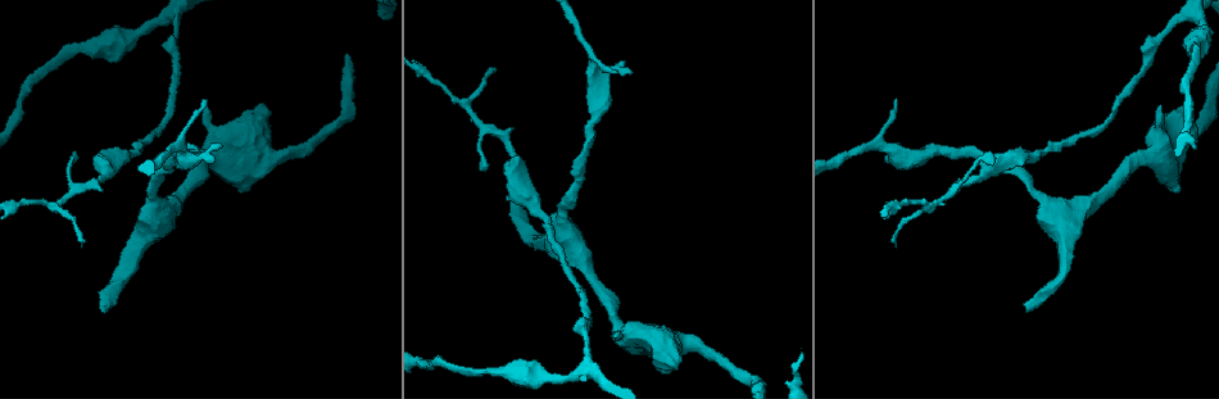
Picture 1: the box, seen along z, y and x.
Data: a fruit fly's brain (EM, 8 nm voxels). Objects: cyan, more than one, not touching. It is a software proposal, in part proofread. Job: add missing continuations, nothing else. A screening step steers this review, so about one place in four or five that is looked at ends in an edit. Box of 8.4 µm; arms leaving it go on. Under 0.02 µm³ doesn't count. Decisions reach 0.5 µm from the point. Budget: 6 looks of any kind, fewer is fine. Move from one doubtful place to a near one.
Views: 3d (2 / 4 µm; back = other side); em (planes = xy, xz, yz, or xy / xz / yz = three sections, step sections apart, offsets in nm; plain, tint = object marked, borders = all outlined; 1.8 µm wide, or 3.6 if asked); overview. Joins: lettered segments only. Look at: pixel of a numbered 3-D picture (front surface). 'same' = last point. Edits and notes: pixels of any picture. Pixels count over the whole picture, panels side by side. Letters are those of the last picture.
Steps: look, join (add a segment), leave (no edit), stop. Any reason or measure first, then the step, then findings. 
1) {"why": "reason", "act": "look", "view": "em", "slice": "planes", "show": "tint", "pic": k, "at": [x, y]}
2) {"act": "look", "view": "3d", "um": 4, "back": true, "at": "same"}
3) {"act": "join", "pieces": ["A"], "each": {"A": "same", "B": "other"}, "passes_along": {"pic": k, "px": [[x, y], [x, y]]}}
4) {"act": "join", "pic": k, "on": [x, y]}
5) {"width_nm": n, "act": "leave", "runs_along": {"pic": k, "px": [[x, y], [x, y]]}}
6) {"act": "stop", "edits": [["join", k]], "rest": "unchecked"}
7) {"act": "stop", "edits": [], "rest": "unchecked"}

{"why": "free end", "act": "look", "view": "em", "slice": "planes", "show": "borders", "pic": 1, "at": [615, 70]}

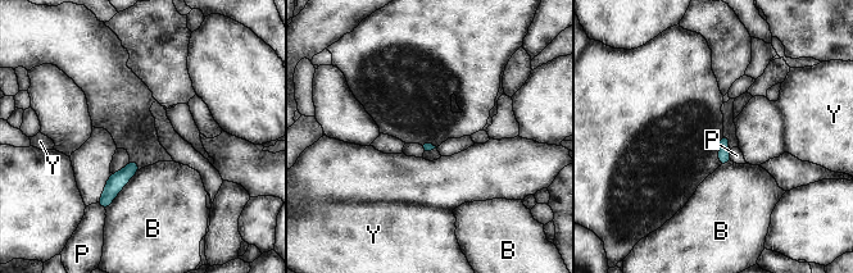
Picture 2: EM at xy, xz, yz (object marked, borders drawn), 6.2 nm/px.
{"act": "leave", "each": {"B": "other", "P": "other", "Y": "other"}, "border": {"pic": 2, "px": [[96, 203], [105, 212]]}, "found": "none of them fits"}

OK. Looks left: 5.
{"why": "branch stops here", "act": "look", "view": "em", "slice": "planes", "show": "borders", "pic": 1, "at": [510, 204]}

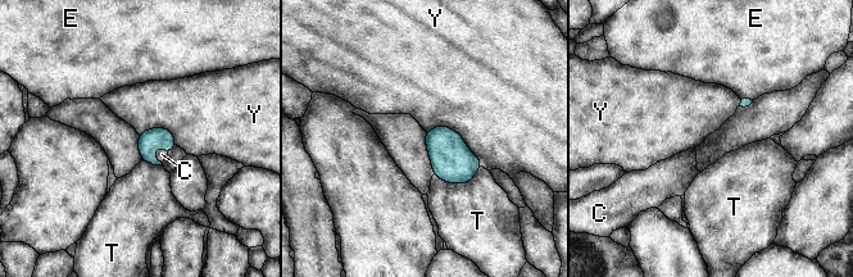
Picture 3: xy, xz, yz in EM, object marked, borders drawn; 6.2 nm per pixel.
{"longest_contact_nm": ["Y", 420], "act": "join", "pieces": ["C"], "each": {"C": "same", "E": "other", "T": "other", "Y": "other"}, "found": "the neuron continues"}

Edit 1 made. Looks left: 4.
{"why": "redraw", "act": "look", "view": "overview"}

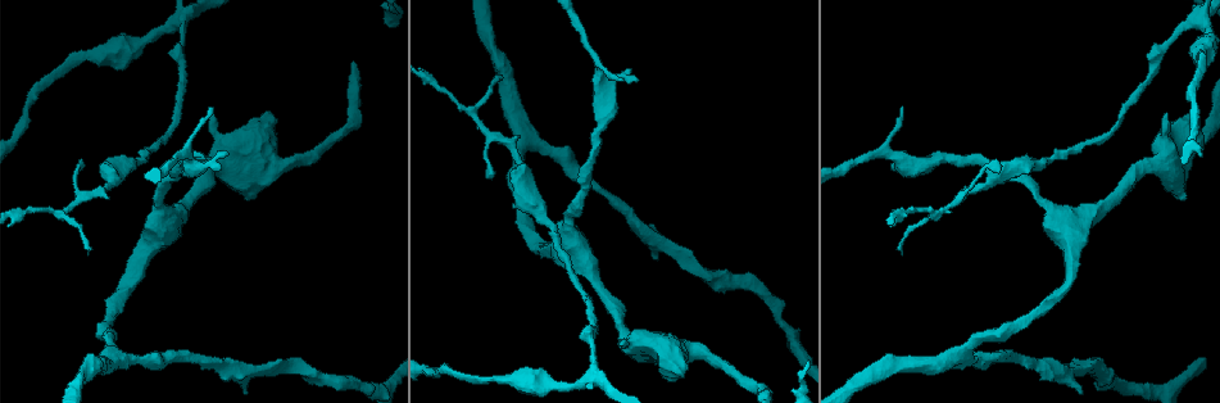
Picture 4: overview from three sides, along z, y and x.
{"why": "thick end", "act": "look", "view": "em", "slice": "planes", "show": "borders", "pic": 4, "at": [640, 339]}

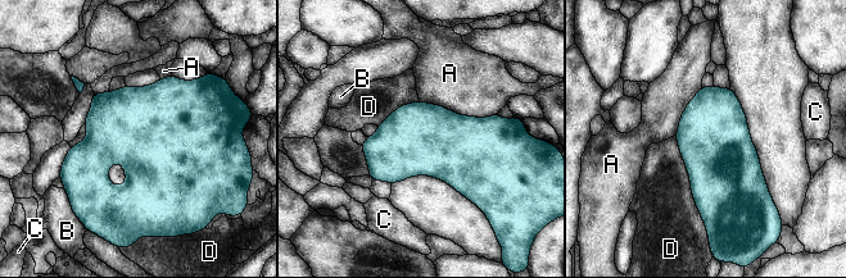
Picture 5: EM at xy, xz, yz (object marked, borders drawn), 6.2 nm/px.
{"longest_contact_nm": ["D", 600], "act": "leave", "each": {"A": "other", "B": "other", "C": "other", "D": "other"}, "border": {"pic": 5, "px": [[420, 100], [464, 115], [497, 114]]}, "found": "no lettered segment goes on from it"}

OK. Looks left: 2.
{"act": "stop", "edits": [["join", 3]], "rest": "unchecked"}

